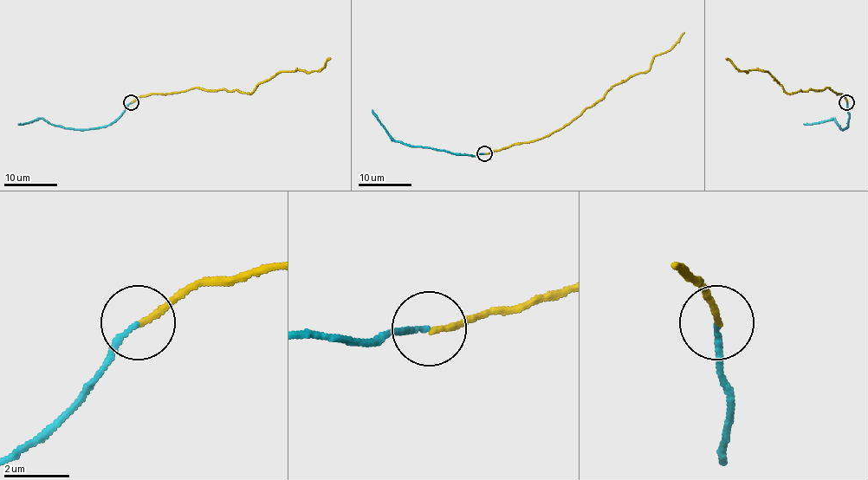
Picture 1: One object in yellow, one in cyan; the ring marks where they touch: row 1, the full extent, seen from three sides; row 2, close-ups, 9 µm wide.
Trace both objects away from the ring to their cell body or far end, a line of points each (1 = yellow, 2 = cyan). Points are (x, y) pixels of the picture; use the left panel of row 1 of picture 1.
1: (130, 102), (149, 94), (179, 93), (197, 87), (251, 93), (259, 83), (282, 71), (320, 70), (330, 58)
2: (130, 102), (113, 122), (93, 128), (65, 128), (41, 118), (18, 123)

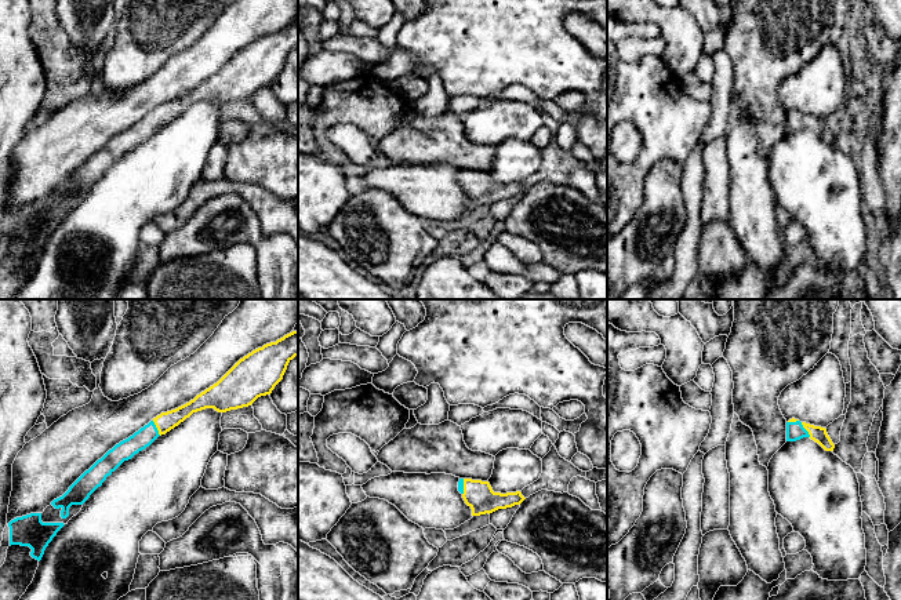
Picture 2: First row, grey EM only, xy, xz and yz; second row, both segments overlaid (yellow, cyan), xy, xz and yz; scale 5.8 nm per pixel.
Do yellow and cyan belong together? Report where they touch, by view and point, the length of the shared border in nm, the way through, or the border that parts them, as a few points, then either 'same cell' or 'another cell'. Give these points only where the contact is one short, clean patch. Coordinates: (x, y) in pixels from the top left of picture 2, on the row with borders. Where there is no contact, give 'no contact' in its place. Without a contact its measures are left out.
contact xy (156, 426); length 100 nm; way xy (164, 422), (156, 426), (145, 436); same cell

